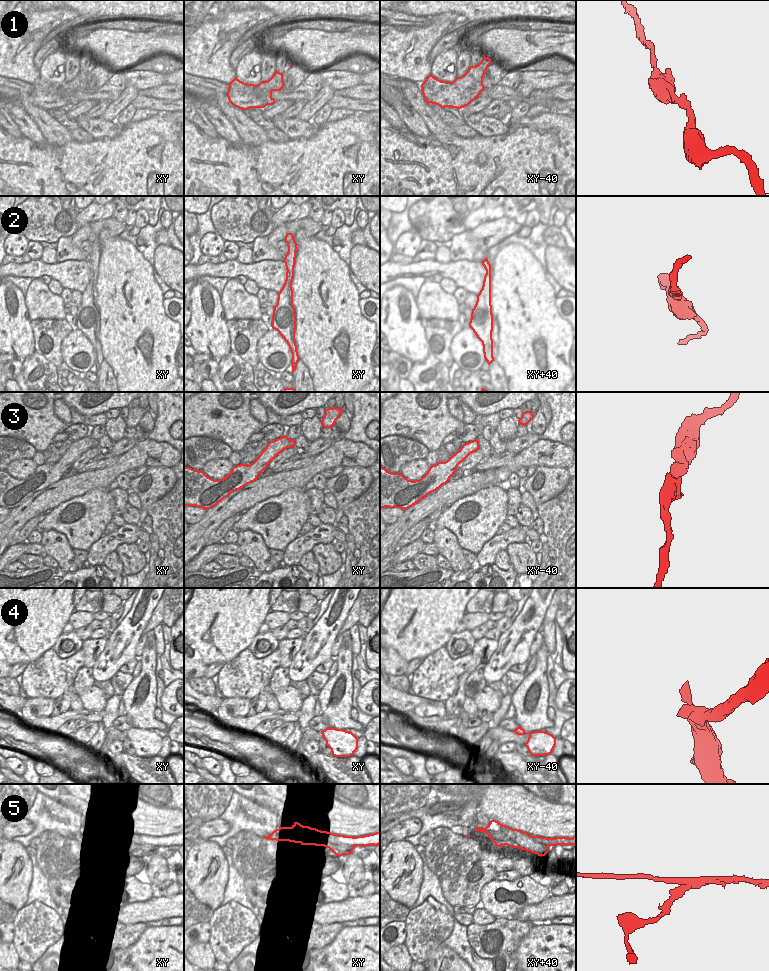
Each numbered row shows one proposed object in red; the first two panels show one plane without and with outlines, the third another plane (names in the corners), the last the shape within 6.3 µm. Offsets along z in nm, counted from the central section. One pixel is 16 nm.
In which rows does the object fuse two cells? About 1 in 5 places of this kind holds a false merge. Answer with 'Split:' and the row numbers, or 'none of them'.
Split: 5

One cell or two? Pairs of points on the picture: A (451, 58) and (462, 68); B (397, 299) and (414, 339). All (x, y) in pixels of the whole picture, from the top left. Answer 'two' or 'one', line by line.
A: two
B: one

